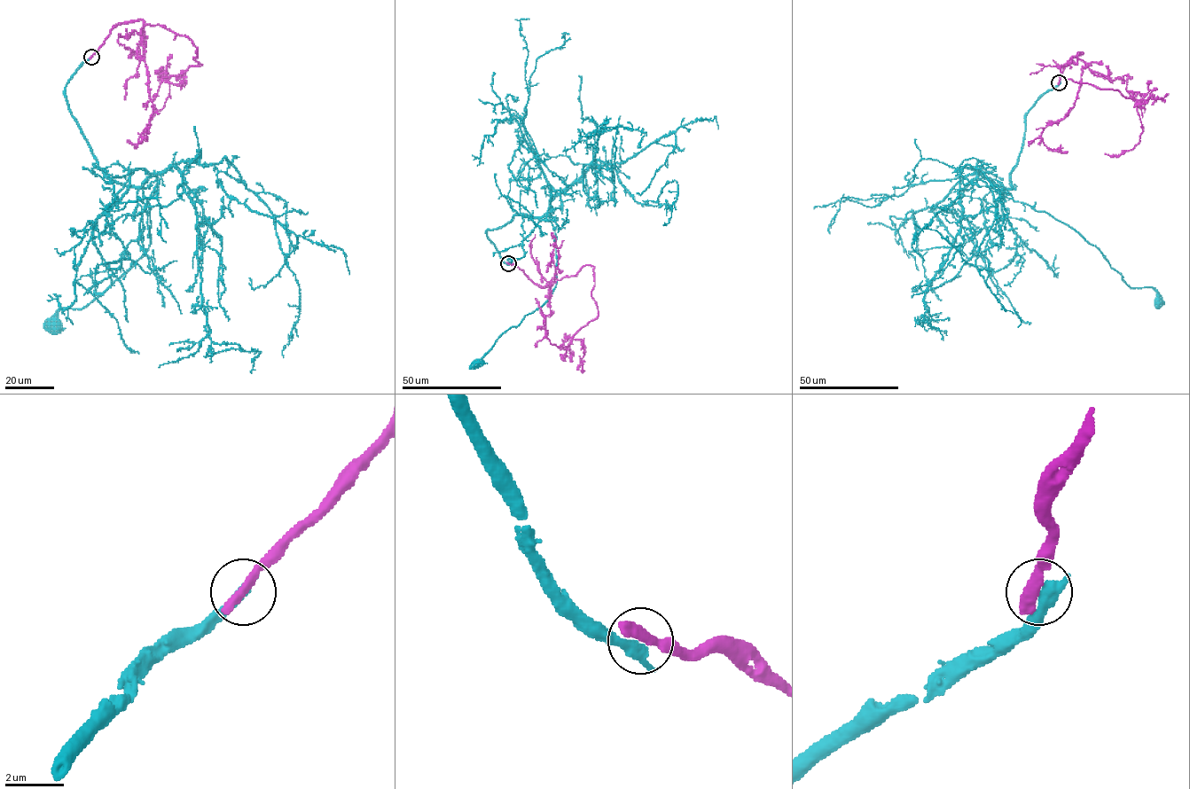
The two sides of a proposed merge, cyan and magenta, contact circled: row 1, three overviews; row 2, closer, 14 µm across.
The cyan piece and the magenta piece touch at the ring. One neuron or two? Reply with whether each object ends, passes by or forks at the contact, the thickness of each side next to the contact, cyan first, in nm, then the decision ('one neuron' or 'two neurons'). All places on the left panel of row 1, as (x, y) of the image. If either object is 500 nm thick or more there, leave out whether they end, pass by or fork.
cyan ends; magenta ends; calibres 460 and 480 nm; two neurons

